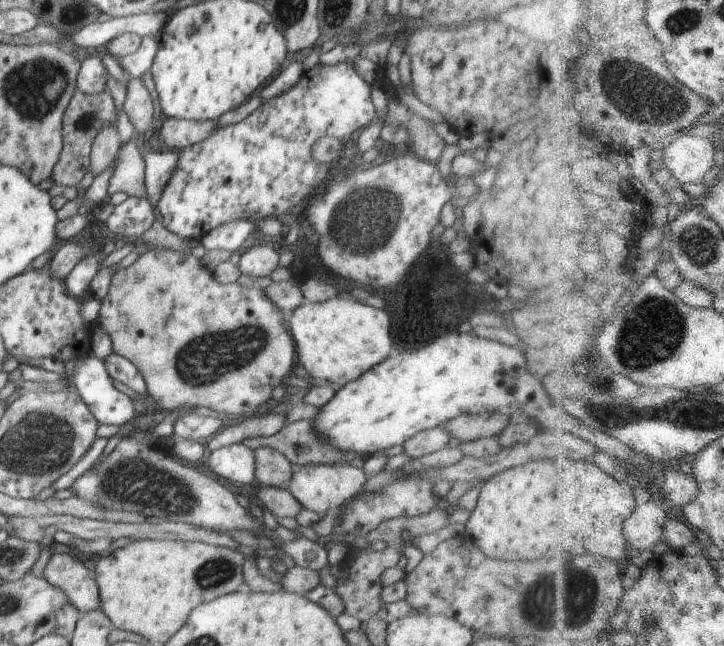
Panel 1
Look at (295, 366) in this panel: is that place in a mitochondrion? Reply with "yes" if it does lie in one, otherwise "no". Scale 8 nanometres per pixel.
no

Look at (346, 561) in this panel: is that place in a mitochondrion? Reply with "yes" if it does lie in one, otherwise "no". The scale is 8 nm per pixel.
no

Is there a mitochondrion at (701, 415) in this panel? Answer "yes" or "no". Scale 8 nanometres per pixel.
yes

